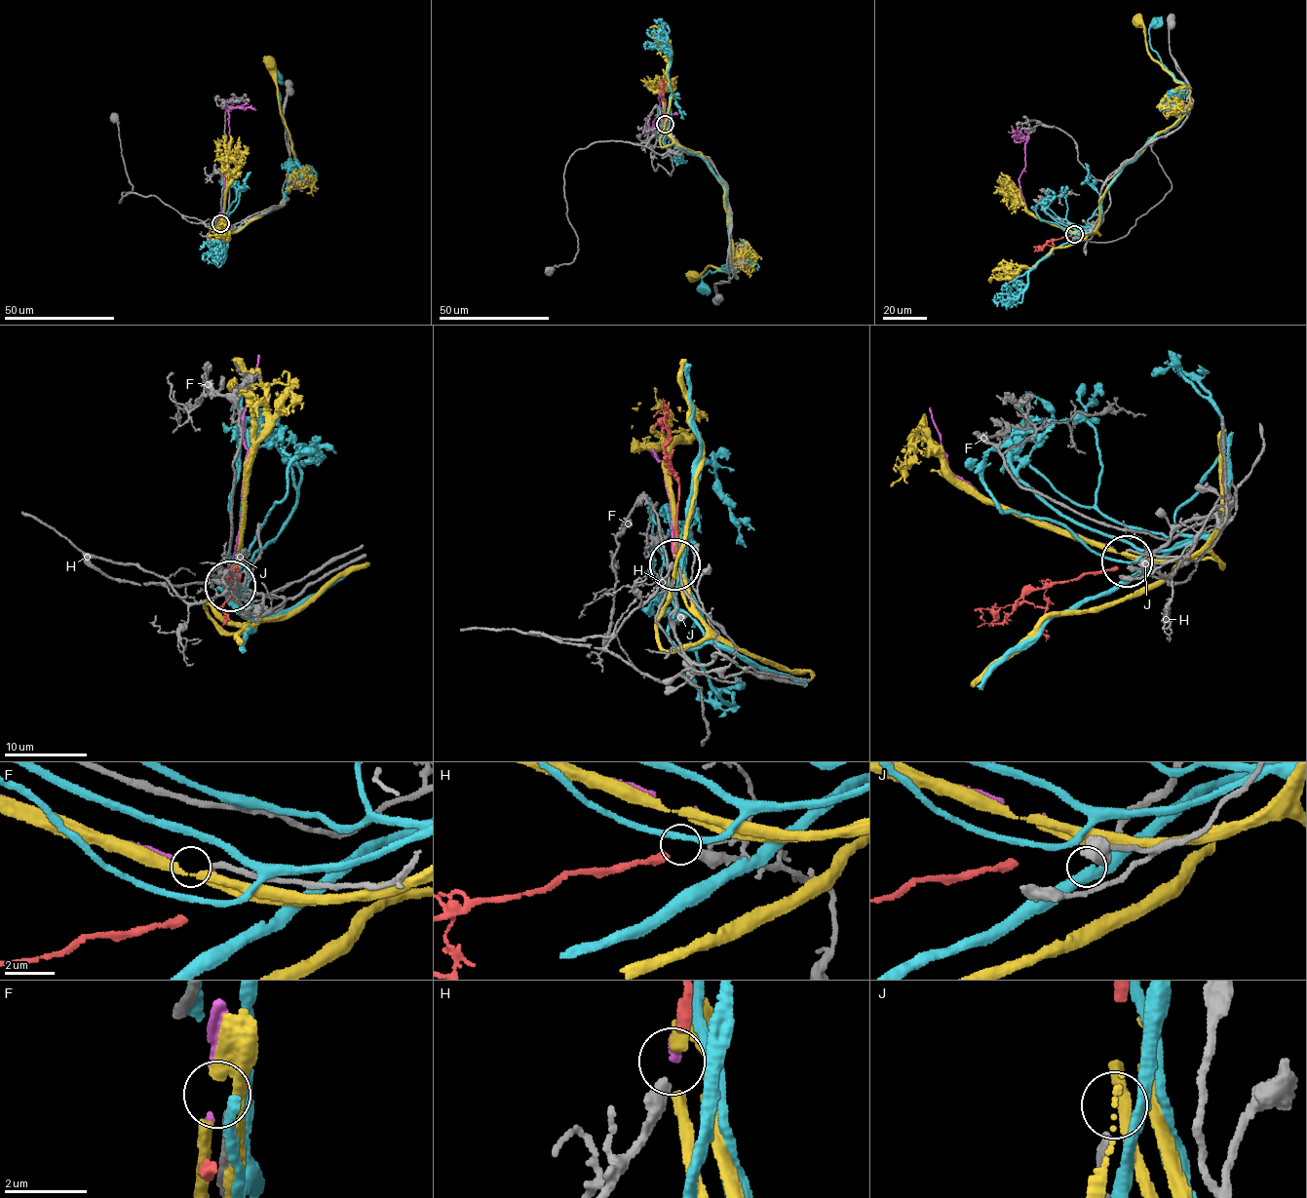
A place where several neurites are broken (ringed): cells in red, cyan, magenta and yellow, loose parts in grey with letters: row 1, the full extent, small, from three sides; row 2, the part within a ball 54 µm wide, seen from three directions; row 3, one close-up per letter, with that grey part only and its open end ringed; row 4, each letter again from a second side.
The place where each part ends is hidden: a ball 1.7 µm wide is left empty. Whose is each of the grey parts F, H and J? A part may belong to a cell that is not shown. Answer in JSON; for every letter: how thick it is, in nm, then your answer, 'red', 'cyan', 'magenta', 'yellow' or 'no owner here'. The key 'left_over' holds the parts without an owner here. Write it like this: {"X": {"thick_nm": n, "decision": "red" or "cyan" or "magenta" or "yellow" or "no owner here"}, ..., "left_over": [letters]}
{"F": {"thick_nm": 200, "decision": "no owner here"}, "H": {"thick_nm": 400, "decision": "red"}, "J": {"thick_nm": 240, "decision": "no owner here"}, "left_over": ["F", "J"]}

